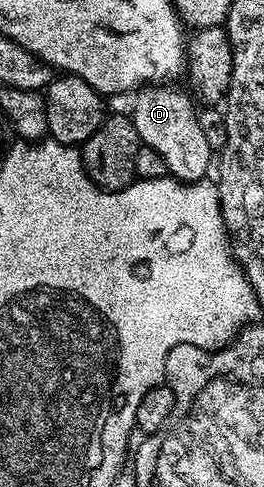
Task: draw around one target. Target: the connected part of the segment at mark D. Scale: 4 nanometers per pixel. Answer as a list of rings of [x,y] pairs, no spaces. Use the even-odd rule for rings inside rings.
[[[152,83],[138,90],[134,94],[135,110],[130,110],[129,116],[140,142],[161,155],[170,176],[184,183],[202,181],[208,176],[207,168],[213,165],[213,147],[207,138],[207,130],[199,122],[196,102],[175,87],[171,83]]]

